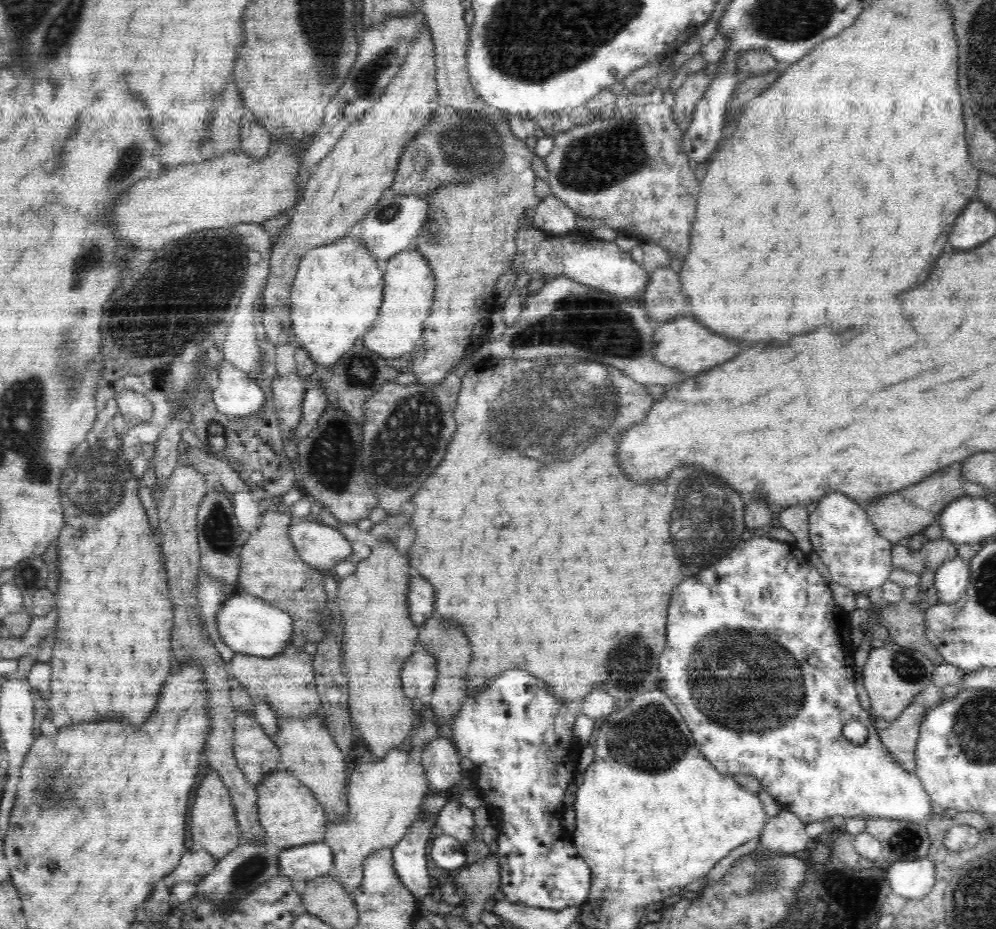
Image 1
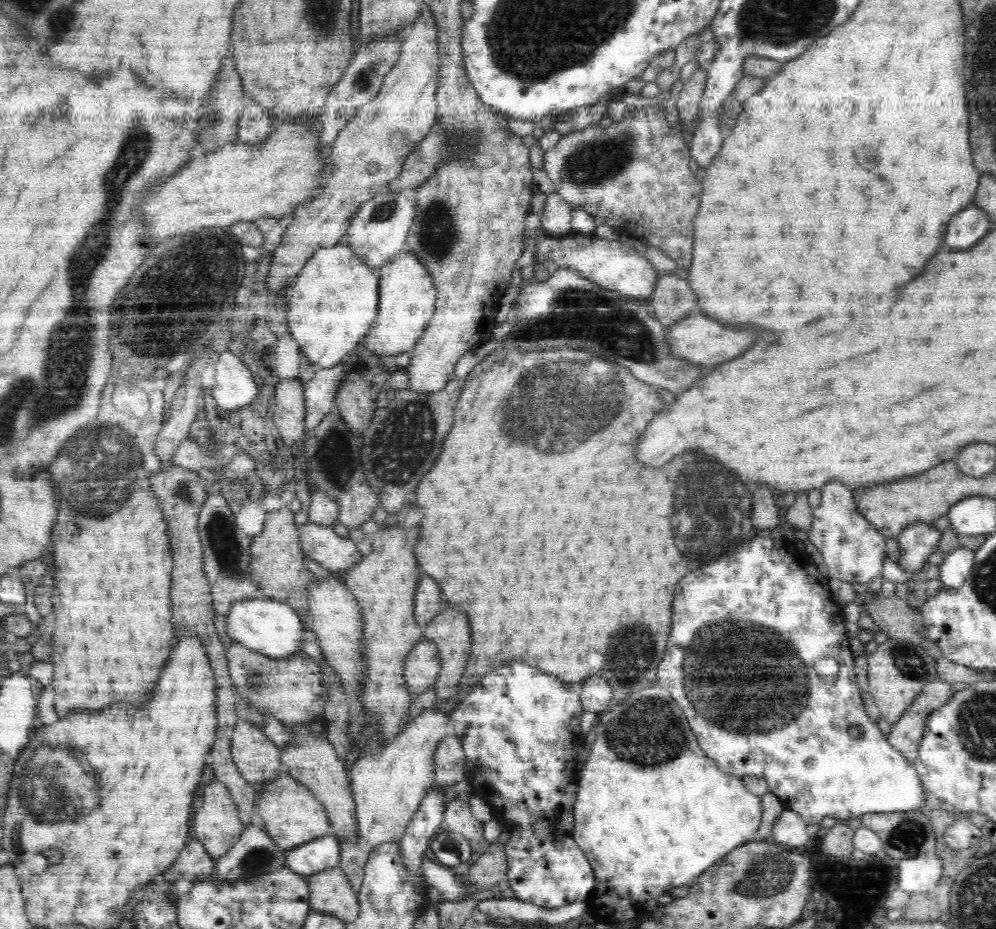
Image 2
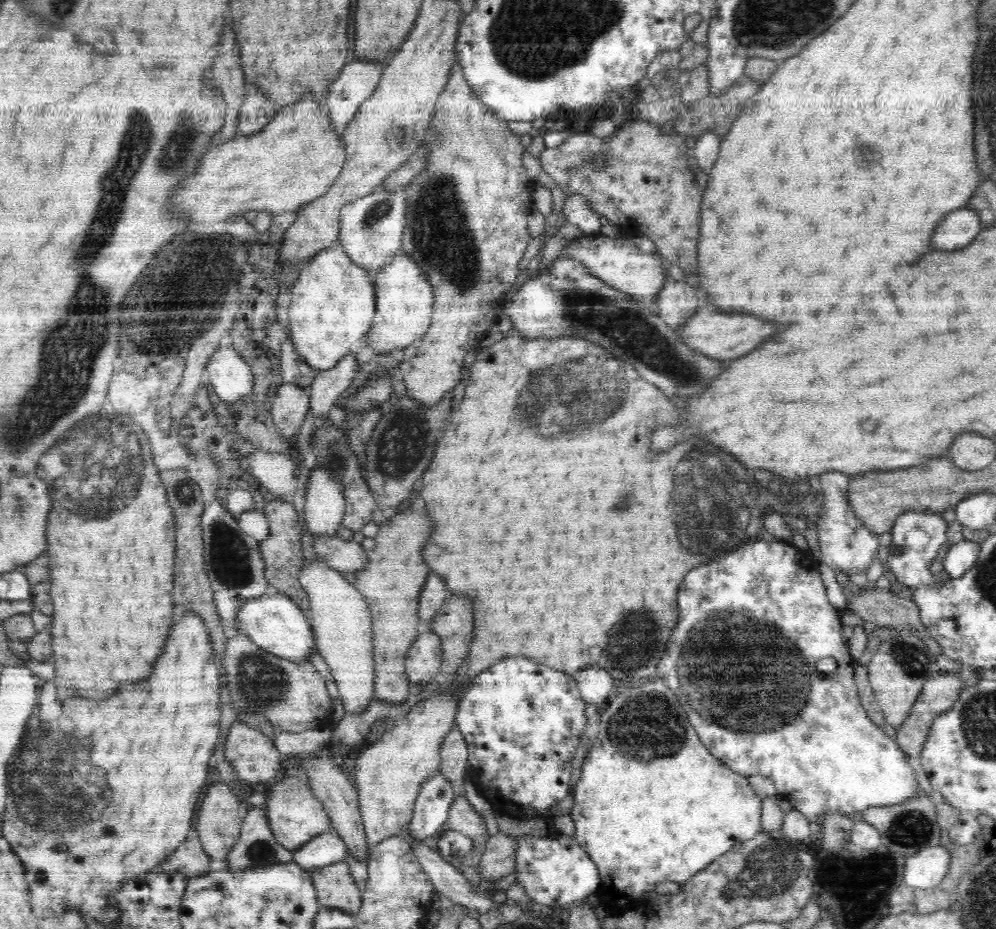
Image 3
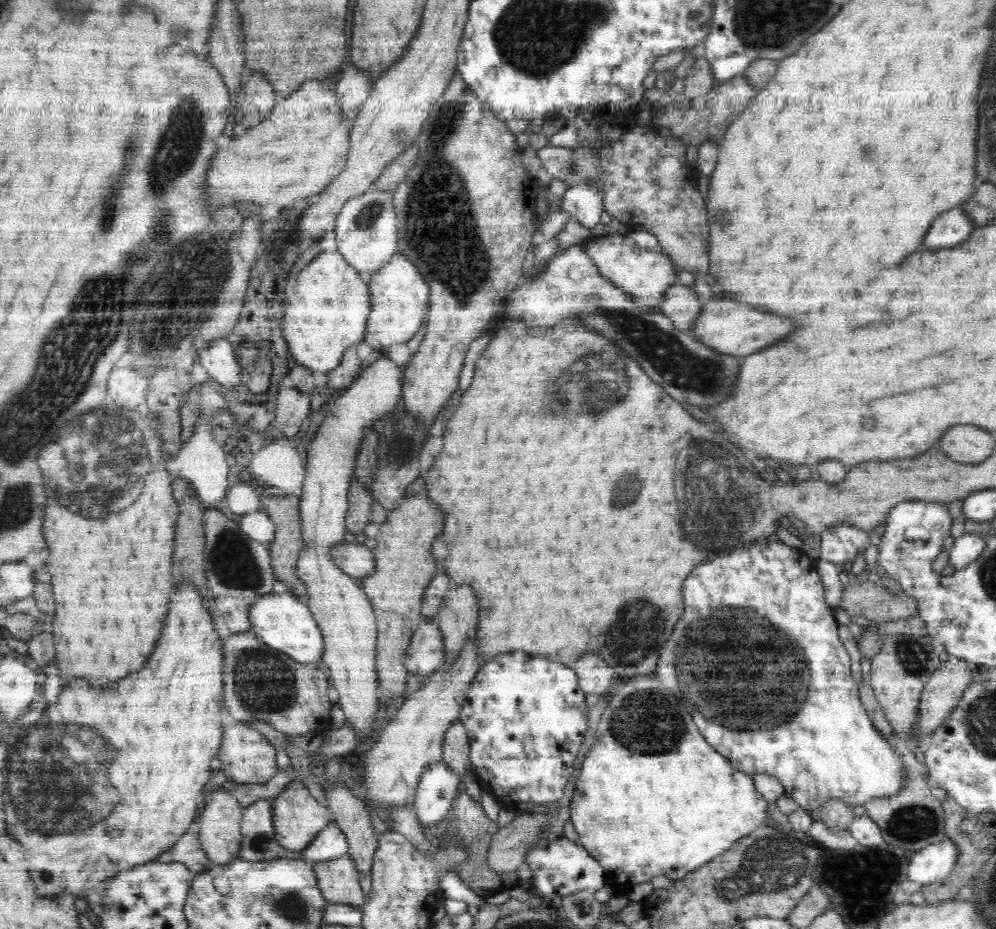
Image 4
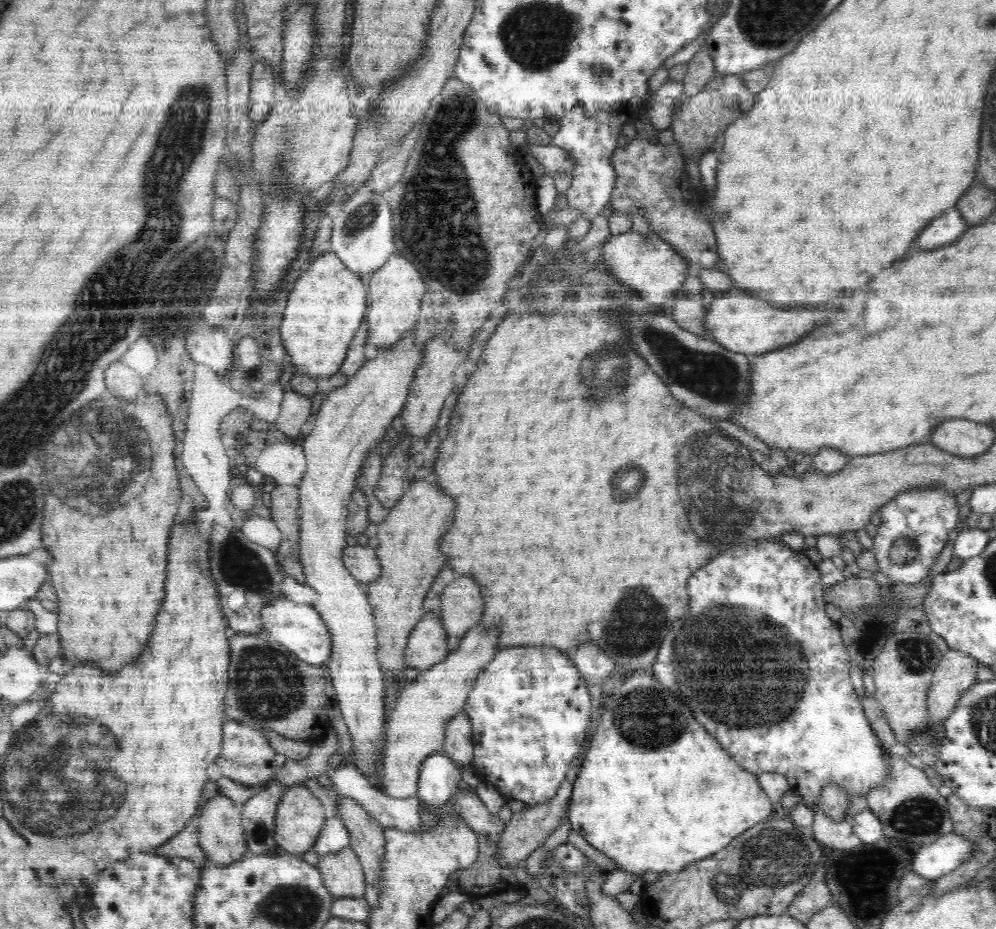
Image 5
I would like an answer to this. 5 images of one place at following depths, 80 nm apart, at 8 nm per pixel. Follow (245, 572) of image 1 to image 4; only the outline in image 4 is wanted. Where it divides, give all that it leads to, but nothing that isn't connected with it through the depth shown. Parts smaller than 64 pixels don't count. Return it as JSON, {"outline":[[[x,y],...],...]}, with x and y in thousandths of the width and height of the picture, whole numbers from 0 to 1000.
{"outline":[[[294,533],[271,534],[268,547],[264,547],[268,554],[275,561],[277,565],[276,578],[268,591],[270,592],[274,619],[281,626],[288,626],[292,639],[299,645],[308,639],[308,631],[301,624],[298,617],[299,596],[306,588],[303,578],[303,563],[300,548],[301,537]]]}

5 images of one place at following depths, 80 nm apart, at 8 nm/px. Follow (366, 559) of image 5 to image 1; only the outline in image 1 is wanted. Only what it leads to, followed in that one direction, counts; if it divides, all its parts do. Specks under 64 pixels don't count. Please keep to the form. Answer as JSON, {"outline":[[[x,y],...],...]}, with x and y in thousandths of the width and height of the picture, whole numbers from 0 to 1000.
{"outline":[[[318,560],[293,562],[289,580],[300,600],[318,614],[333,614],[353,596],[353,586],[335,567]]]}

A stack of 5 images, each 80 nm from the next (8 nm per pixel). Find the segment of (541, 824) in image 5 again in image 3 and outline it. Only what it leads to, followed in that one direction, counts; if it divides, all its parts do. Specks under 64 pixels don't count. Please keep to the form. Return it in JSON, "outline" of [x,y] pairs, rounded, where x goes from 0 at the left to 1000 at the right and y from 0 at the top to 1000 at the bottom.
{"outline":[[[503,895],[490,903],[480,931],[480,939],[489,948],[498,949],[517,935],[519,901],[510,901]]]}

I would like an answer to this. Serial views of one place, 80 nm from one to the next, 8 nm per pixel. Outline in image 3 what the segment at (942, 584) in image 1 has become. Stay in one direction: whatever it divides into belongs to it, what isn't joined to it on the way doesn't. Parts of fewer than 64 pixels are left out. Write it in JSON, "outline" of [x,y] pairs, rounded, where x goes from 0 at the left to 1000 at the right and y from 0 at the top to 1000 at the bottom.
{"outline":[[[968,582],[954,588],[947,603],[948,614],[959,625],[980,607],[983,603],[984,587],[982,584]]]}

